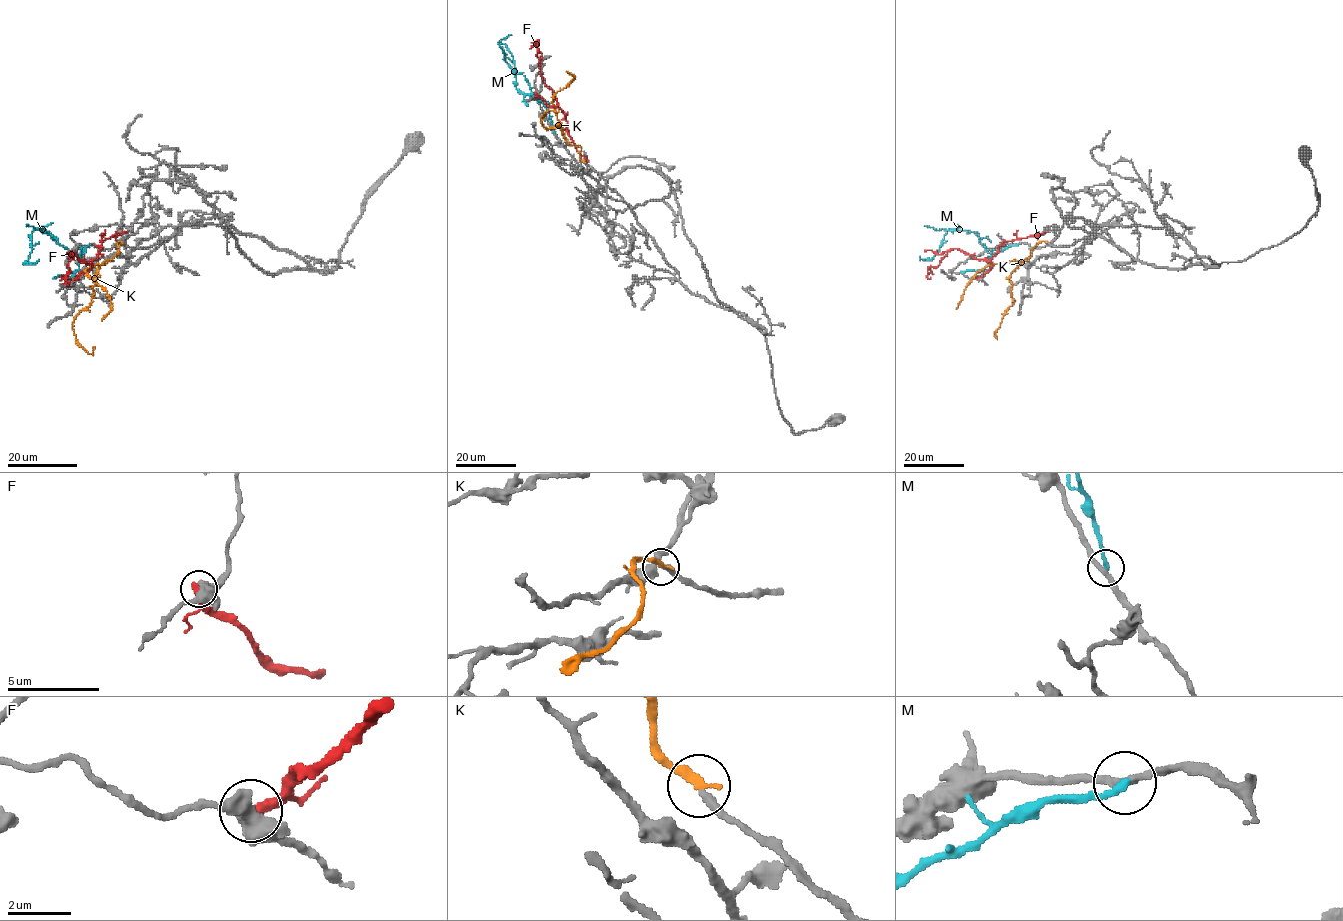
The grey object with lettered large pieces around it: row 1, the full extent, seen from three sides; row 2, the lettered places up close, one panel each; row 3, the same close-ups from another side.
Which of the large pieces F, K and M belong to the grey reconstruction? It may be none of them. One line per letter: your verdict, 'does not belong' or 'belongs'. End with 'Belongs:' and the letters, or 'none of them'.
F: does not belong
K: belongs
M: does not belong
Belongs: K

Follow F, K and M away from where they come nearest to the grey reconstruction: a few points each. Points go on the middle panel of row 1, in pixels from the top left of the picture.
F: (536, 93), (548, 105), (556, 105), (553, 92), (545, 84), (540, 72), (535, 42), (537, 45)
K: (583, 161), (580, 147), (564, 137), (561, 125), (546, 129), (540, 120), (549, 110), (559, 109)
M: (555, 132), (548, 109), (516, 88), (515, 74), (504, 59), (500, 45), (502, 40), (512, 35)

